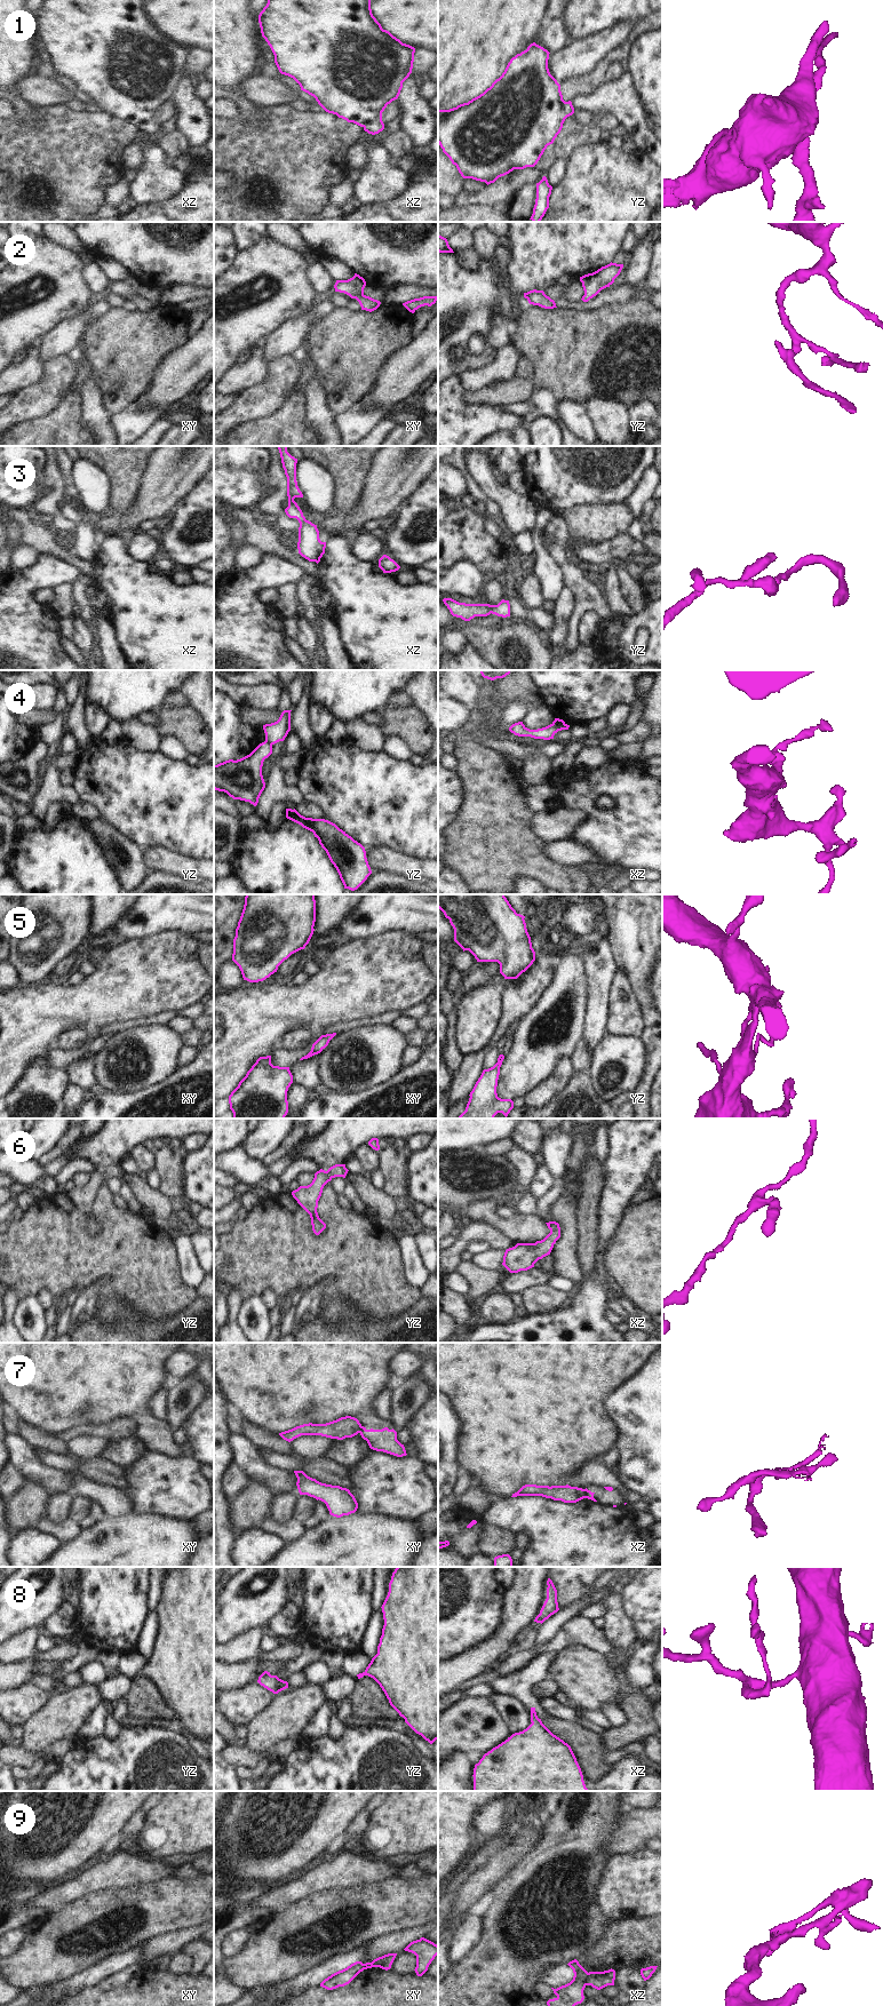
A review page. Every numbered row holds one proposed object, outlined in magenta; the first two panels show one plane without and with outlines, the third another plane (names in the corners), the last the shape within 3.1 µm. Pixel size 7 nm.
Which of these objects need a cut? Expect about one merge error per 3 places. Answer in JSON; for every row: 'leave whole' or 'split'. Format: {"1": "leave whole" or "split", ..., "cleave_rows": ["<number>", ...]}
{"1": "leave whole", "2": "leave whole", "3": "leave whole", "4": "split", "5": "leave whole", "6": "leave whole", "7": "split", "8": "leave whole", "9": "split", "cleave_rows": ["4", "7", "9"]}

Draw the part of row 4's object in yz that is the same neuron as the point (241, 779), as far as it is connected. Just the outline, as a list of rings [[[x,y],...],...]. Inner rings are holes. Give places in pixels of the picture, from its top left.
[[[265,740],[240,759],[229,759],[214,765],[214,789],[256,806],[265,788],[263,762],[271,754],[272,745]]]

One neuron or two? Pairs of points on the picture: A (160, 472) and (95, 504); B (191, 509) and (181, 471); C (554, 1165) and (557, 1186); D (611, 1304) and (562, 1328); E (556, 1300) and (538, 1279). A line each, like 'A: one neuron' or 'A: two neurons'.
A: two neurons
B: two neurons
C: two neurons
D: two neurons
E: two neurons

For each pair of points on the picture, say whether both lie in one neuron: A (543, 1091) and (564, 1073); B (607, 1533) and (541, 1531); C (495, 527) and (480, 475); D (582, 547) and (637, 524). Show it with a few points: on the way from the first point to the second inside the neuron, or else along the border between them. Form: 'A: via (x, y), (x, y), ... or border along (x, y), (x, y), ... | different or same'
A: via (548, 1088), (559, 1077) | same
B: via (591, 1533), (557, 1531) | same
C: border along (501, 523), (506, 528) | different
D: border along (627, 531), (642, 541) | different

